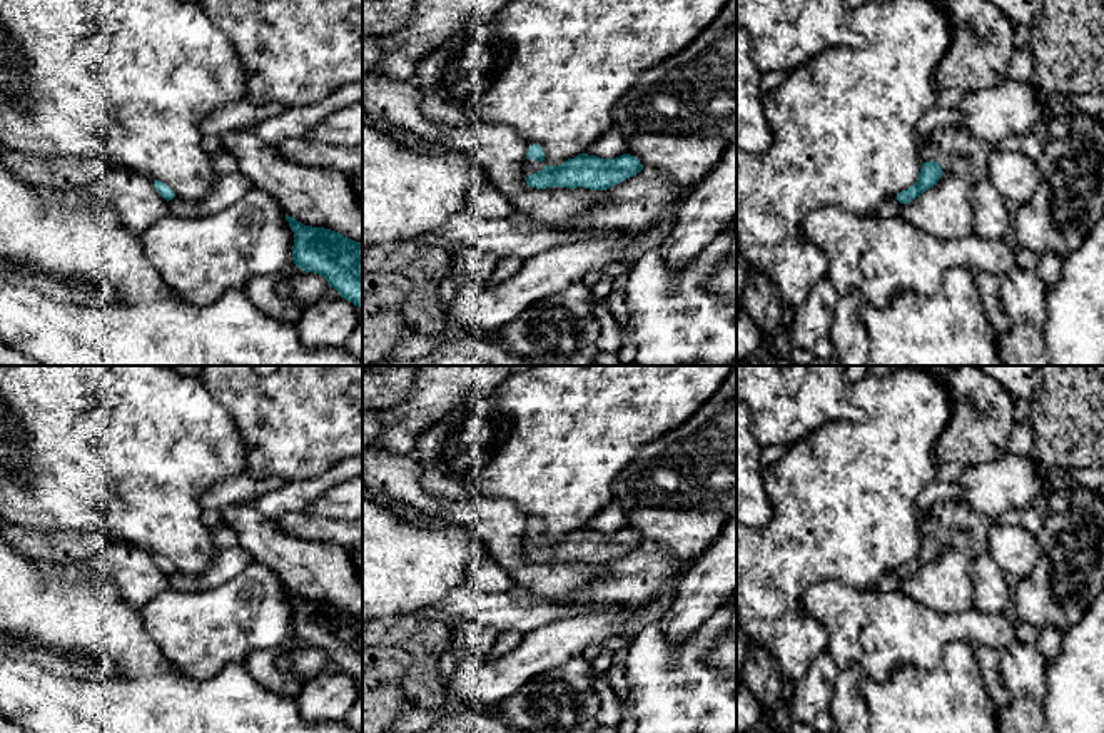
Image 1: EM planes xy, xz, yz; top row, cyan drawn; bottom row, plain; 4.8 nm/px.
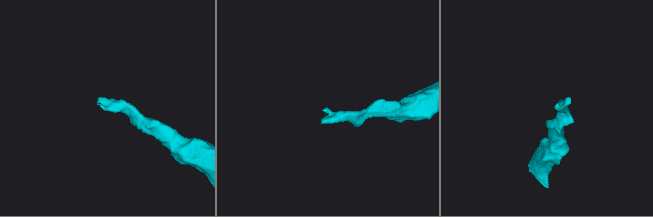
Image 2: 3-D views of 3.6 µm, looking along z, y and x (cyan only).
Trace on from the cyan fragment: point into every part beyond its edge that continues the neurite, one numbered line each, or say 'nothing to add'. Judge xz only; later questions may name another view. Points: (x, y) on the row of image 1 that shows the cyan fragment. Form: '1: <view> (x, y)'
1: xz (530, 166)

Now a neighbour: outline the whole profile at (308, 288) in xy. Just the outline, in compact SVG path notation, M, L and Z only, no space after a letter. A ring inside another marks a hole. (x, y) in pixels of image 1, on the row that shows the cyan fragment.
M302 269L286 274L284 279L292 286L289 299L302 311L326 299L327 289L331 287L319 274L306 272Z

